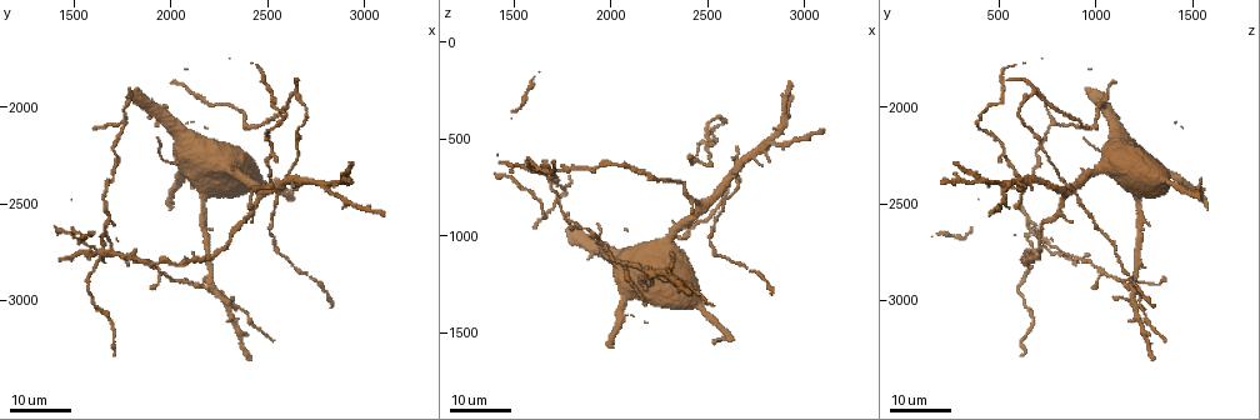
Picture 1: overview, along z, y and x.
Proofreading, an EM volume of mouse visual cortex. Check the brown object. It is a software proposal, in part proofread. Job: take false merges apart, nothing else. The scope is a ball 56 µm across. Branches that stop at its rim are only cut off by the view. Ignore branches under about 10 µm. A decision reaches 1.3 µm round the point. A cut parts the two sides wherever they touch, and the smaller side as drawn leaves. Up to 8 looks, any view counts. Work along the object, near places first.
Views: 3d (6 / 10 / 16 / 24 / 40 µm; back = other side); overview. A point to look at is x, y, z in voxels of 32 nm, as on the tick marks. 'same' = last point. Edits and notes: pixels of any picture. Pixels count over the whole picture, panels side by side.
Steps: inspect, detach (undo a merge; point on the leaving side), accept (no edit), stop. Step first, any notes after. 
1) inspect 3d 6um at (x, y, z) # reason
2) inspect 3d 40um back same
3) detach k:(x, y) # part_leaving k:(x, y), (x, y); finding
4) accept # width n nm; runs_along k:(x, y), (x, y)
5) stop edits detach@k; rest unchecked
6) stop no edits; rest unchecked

inspect 3d 16um at (1720, 2250, 690) # a narrow waist

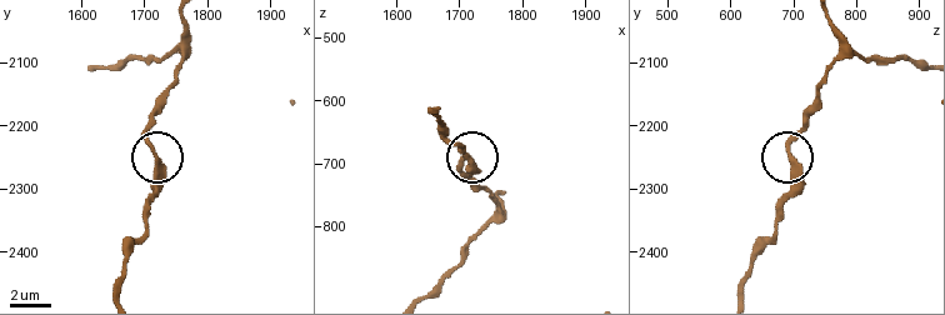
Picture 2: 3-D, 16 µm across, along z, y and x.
inspect 3d 6um at (1710, 2235, 690)

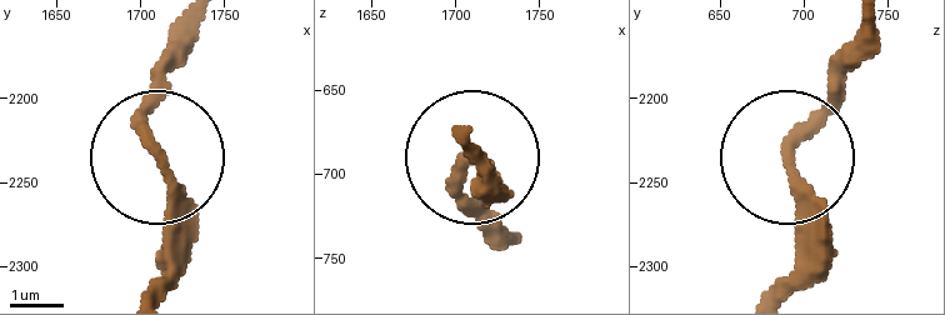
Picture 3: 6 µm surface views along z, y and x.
accept # runs_along 3:(160, 283), (174, 189), (146, 95), (174, 45); one neuron here

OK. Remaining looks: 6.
inspect 3d 16um at (1760, 2100, 750) # thick turns thin

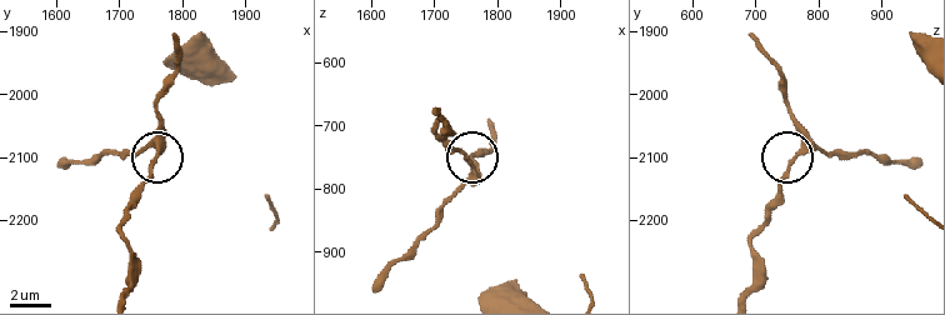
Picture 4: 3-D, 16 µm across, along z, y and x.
inspect 3d 6um at (1760, 2100, 760) # zoom in

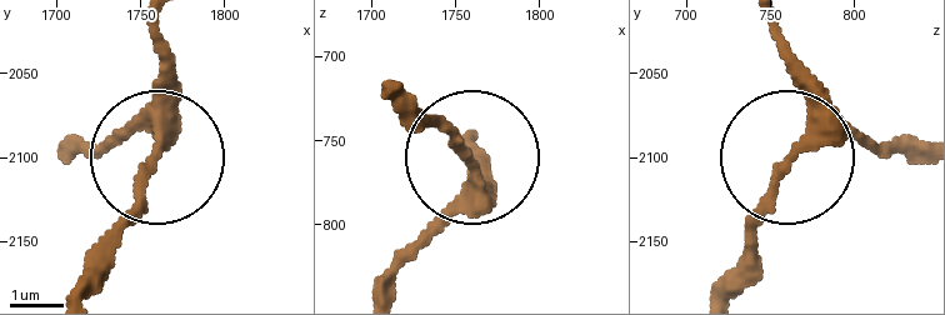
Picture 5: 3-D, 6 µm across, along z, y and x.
accept # runs_along 5:(81, 281), (158, 151), (130, 134), (81, 138); all the same neuron

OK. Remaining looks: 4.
inspect 3d 24um at (2560, 2410, 800) # three arms meet

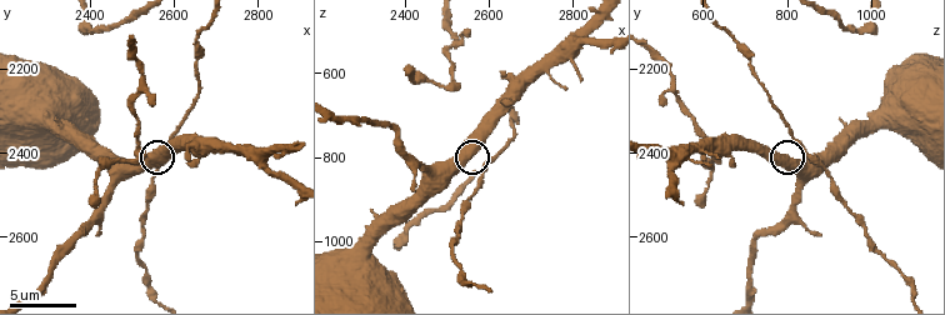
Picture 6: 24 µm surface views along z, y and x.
inspect 3d 6um at (2560, 2405, 785)

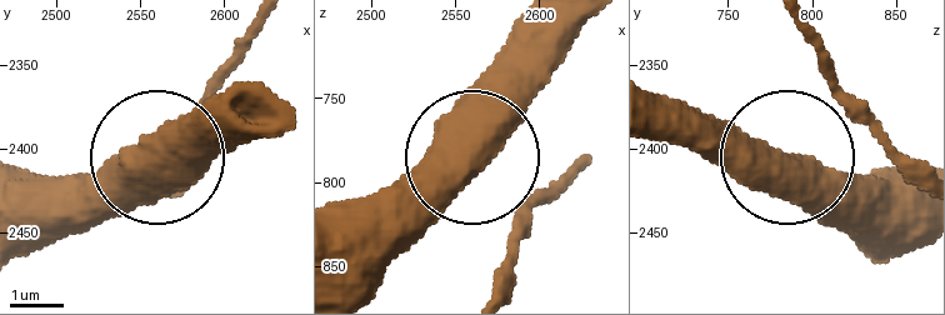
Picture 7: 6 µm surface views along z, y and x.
accept # one neuron here

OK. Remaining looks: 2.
stop no edits; rest unchecked

